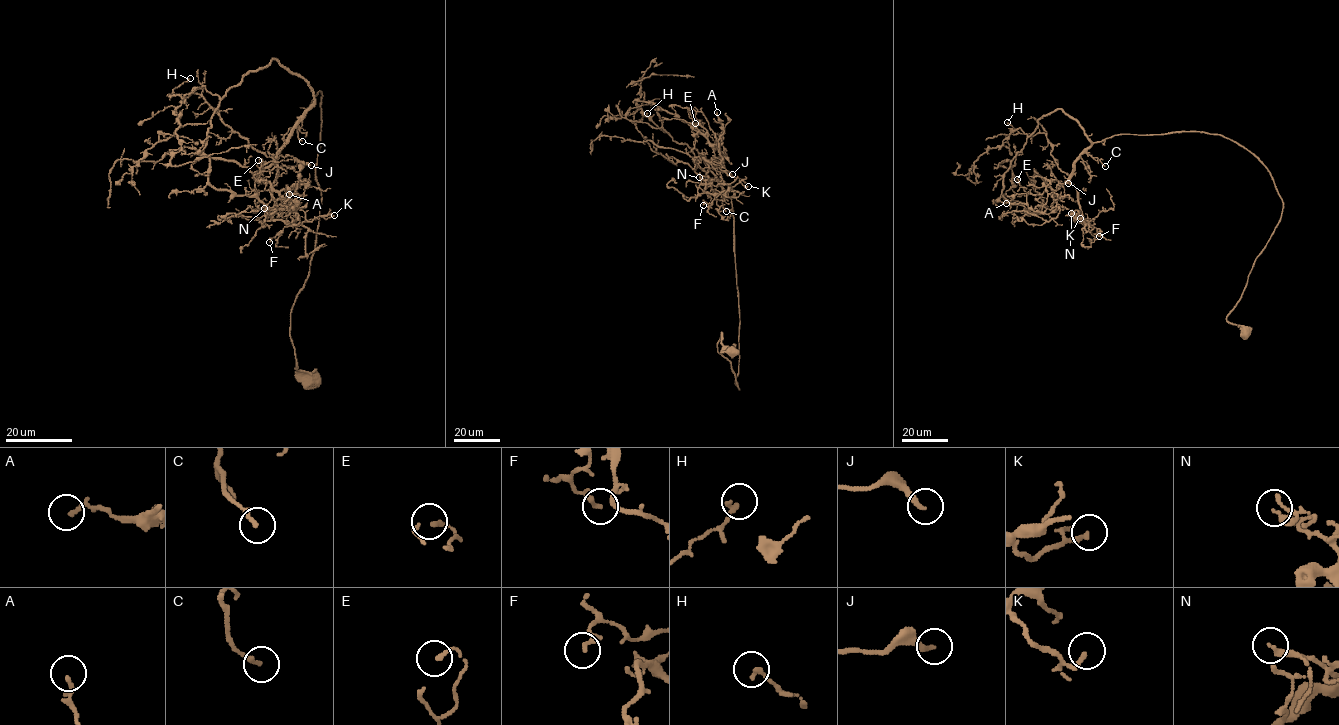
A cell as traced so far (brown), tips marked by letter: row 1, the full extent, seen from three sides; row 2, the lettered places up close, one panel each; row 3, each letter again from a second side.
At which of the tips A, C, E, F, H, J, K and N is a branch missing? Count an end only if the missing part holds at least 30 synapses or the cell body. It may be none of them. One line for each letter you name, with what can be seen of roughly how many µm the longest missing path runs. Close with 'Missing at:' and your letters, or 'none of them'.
Missing at: none of them

